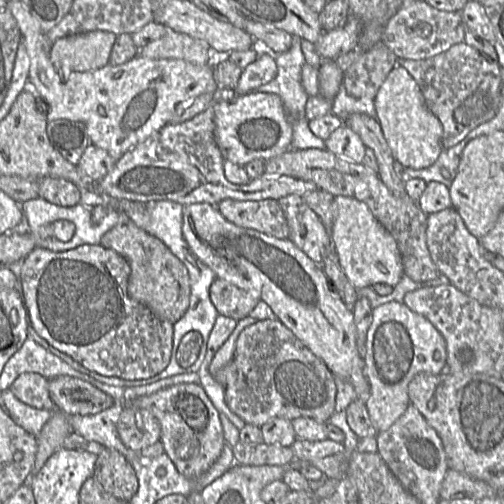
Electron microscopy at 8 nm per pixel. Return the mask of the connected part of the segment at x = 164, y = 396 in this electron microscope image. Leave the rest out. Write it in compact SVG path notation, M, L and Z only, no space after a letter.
M182 383L137 398L131 406L153 413L161 427L164 452L189 480L197 479L219 458L226 443L219 411L198 383Z

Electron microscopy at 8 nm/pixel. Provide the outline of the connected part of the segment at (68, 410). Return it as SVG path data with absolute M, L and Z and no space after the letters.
M72 376L50 379L49 394L56 409L68 416L93 415L111 407L114 403L111 395Z

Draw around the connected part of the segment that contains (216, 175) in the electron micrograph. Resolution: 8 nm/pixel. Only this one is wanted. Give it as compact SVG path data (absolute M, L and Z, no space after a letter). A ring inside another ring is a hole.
M218 92L213 102L210 103L204 111L200 112L199 114L197 114L196 116L194 116L193 118L185 122L182 122L179 124L172 124L172 123L165 124L159 130L153 132L150 136L145 138L143 141L139 142L136 146L134 146L132 149L130 149L126 153L124 153L118 160L116 160L114 168L102 180L96 182L95 189L99 193L103 194L109 200L117 200L117 201L129 200L129 201L136 201L136 202L169 200L169 201L177 202L183 206L194 204L194 203L208 203L208 204L217 206L219 202L227 198L238 200L238 201L260 201L260 200L265 200L265 199L273 199L273 200L278 201L279 199L287 195L290 195L290 194L302 196L307 192L315 191L316 189L318 189L317 186L313 182L297 179L297 178L290 177L290 176L262 175L256 179L251 180L249 183L245 185L237 185L237 184L232 184L231 182L229 182L224 175L224 168L223 168L224 159L217 145L215 134L214 134L215 123L214 123L214 106L213 105L217 99L218 99Z

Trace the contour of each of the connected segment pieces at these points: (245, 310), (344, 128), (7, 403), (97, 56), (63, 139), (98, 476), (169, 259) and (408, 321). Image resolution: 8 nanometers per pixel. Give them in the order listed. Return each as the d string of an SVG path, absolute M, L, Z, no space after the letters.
M220 278L211 284L209 297L219 315L236 321L249 316L260 301L256 292L240 289Z
M346 124L336 128L325 141L325 147L335 155L355 163L362 163L366 146L361 137Z
M10 390L2 391L3 408L12 420L29 434L38 437L52 411L33 408L15 397Z
M93 30L57 39L50 46L51 59L67 71L86 72L109 63L117 35Z
M57 119L47 124L51 145L70 163L77 165L91 144L86 124L82 121Z
M107 447L97 455L92 477L107 493L127 502L131 501L139 487L132 464L122 453Z
M118 211L118 215L118 222L102 236L99 244L114 250L129 263L128 295L149 308L158 318L172 324L177 322L190 304L187 268L161 240L139 228L124 211Z
M388 302L372 311L372 322L365 344L364 363L365 376L370 385L370 394L365 400L366 408L373 426L379 433L389 429L409 407L408 385L414 376L419 373L442 374L442 368L447 364L445 339L427 318L410 310L404 303Z

